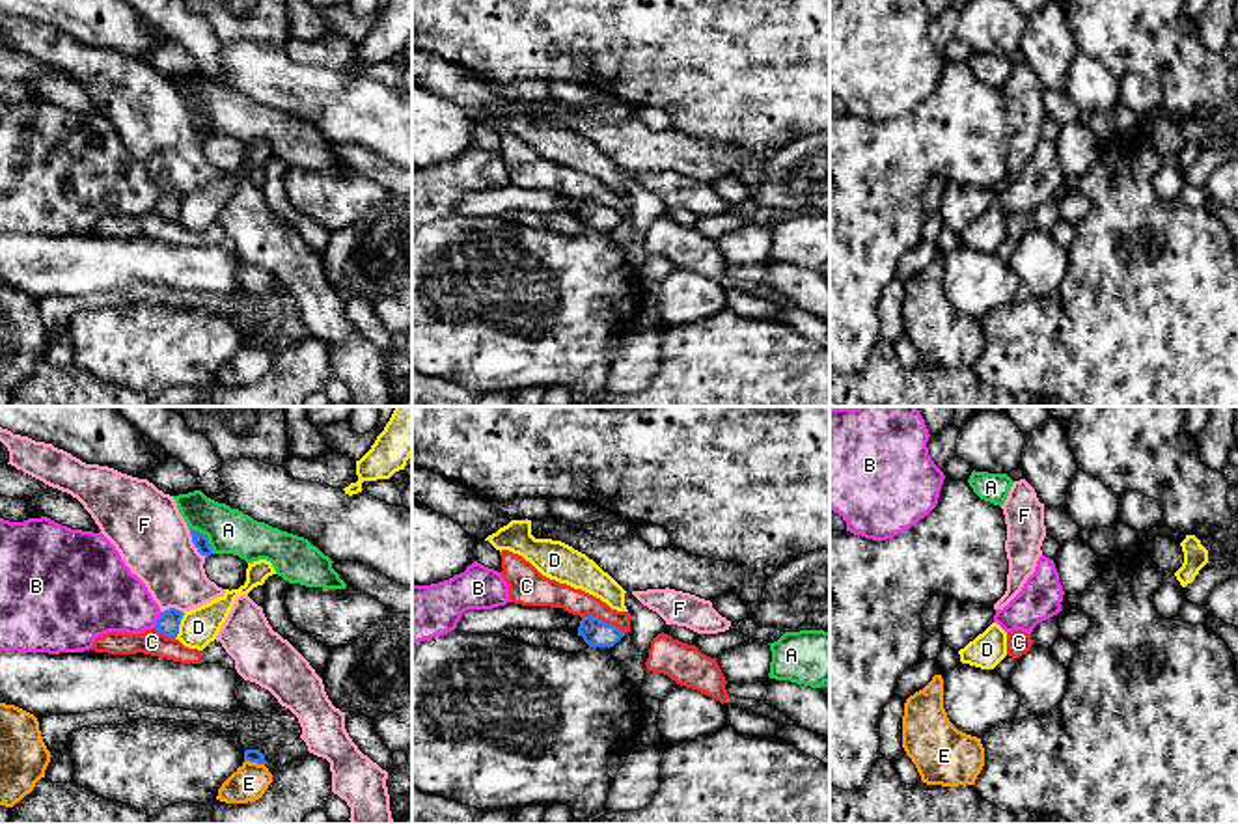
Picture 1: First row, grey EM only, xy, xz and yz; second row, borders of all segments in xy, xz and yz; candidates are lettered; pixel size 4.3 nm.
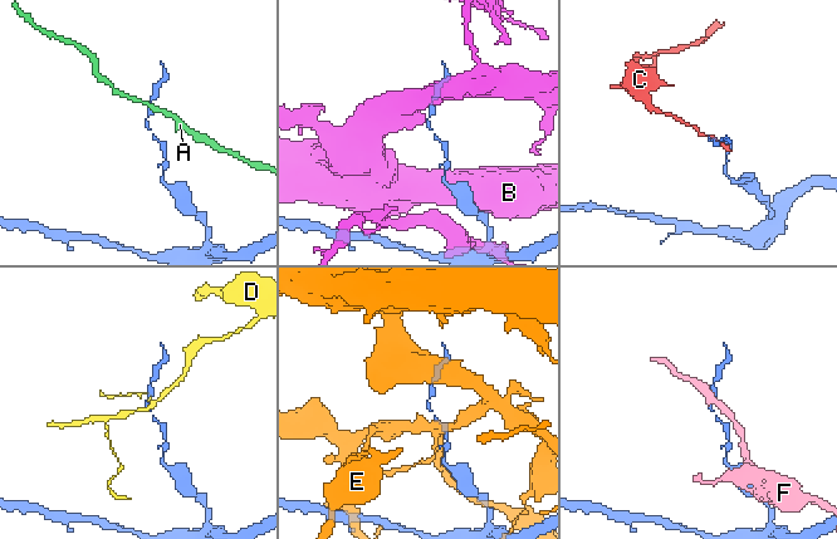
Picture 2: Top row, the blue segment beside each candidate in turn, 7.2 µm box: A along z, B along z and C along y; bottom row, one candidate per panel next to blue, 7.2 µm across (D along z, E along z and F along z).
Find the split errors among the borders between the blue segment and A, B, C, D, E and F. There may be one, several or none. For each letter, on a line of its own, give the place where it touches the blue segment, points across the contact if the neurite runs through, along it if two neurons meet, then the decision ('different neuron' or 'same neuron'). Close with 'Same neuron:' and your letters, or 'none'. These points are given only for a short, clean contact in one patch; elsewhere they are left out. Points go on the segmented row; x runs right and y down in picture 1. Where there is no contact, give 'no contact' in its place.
A: meets blue in xy at (206, 537); border along xy (189, 526), (207, 539), (213, 552); different neuron
B: meets blue in xy at (157, 619); different neuron
C: meets blue in xz at (603, 621); border along xz (582, 616), (597, 616), (625, 632); different neuron
D: meets blue in xy at (178, 627); border along xy (185, 614), (176, 638); different neuron
E: meets blue in xy at (254, 761); different neuron
F: meets blue in xy at (192, 541); different neuron
Same neuron: none

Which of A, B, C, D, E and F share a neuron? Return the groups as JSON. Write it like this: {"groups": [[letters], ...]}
{"groups": [["A"], ["B"], ["C"], ["D"], ["E"], ["F"]]}

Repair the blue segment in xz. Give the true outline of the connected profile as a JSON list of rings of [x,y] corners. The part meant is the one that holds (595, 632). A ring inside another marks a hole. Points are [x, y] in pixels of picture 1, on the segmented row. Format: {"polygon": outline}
{"polygon": [[[585,615],[580,621],[578,636],[582,636],[589,647],[610,649],[625,636],[625,632],[621,632],[615,625],[600,621],[598,617]]]}

